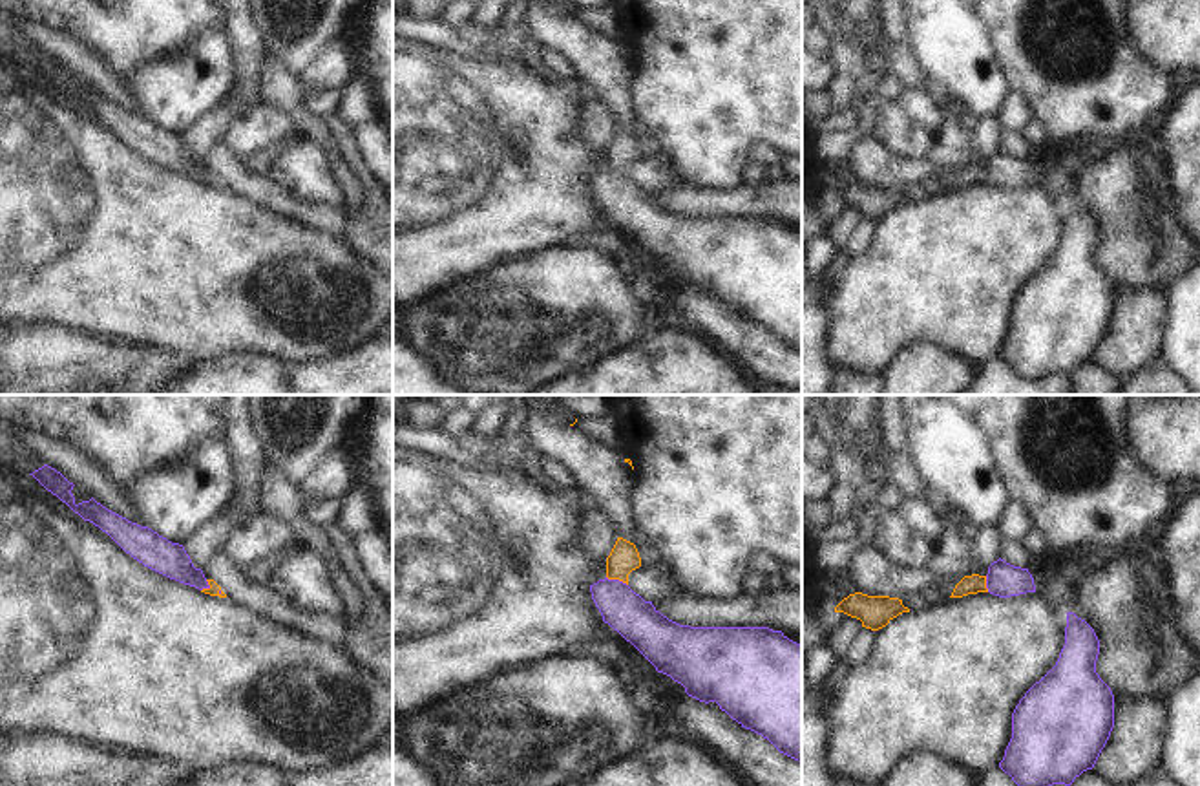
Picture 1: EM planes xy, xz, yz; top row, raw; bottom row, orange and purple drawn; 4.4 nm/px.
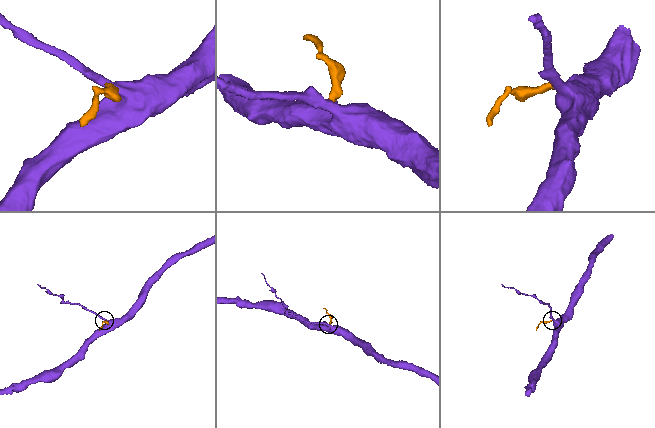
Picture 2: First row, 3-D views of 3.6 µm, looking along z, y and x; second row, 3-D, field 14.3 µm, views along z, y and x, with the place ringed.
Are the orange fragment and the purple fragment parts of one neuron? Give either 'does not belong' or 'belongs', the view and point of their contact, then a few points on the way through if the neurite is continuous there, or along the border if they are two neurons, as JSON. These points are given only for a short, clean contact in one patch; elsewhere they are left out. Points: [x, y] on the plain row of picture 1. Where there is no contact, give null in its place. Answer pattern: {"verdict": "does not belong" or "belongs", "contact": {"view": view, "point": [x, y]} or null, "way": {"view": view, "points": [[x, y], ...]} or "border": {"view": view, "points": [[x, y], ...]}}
{"verdict": "belongs", "contact": {"view": "xz", "point": [618, 169]}, "way": {"view": "xz", "points": [[623, 148], [618, 158], [618, 169], [618, 192], [636, 211]]}}

